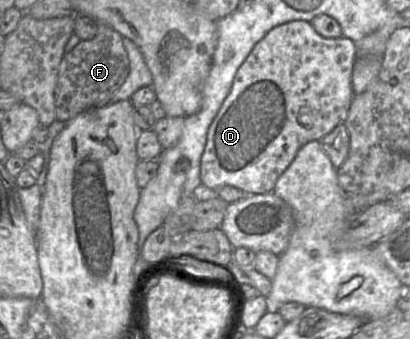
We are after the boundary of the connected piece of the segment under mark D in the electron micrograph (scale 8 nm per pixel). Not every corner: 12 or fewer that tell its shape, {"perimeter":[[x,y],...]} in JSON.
{"perimeter":[[271,29],[208,129],[201,182],[272,192],[345,122],[355,42]]}

